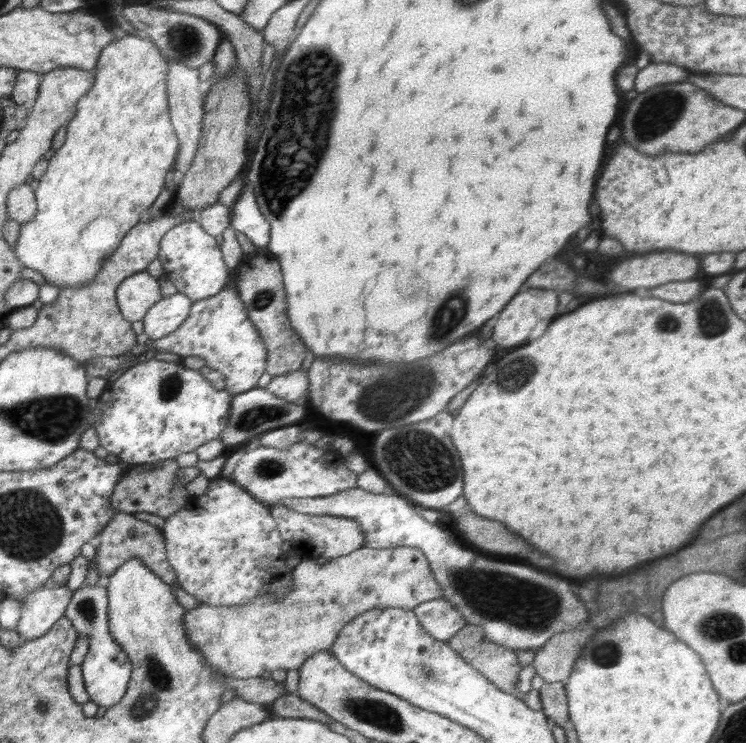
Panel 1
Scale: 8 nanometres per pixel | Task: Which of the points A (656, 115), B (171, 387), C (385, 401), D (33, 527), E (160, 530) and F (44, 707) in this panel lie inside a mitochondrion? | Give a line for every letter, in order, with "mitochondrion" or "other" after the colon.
A: mitochondrion
B: mitochondrion
C: mitochondrion
D: mitochondrion
E: other
F: mitochondrion

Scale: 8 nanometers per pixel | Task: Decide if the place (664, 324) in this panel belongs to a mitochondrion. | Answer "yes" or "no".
yes

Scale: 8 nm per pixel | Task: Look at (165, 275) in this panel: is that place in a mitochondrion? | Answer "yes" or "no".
no

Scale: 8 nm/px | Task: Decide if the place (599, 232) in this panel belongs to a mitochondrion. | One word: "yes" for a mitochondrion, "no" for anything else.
no

